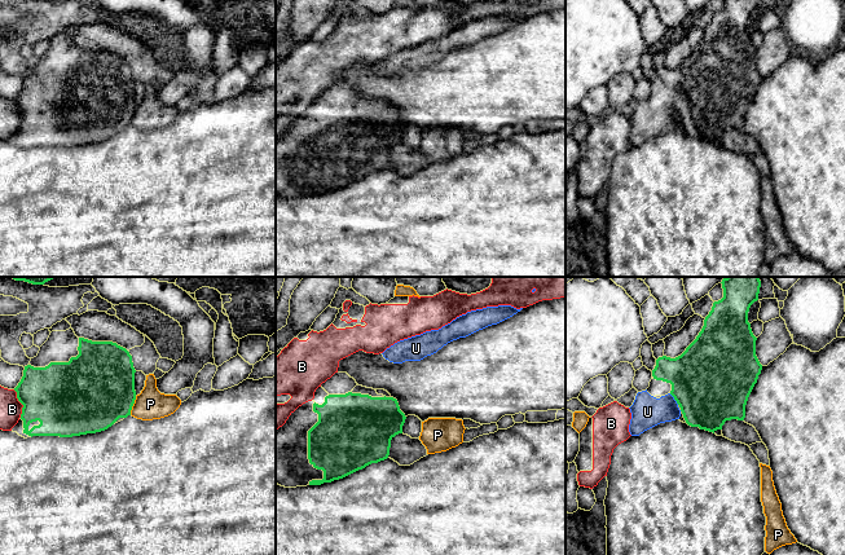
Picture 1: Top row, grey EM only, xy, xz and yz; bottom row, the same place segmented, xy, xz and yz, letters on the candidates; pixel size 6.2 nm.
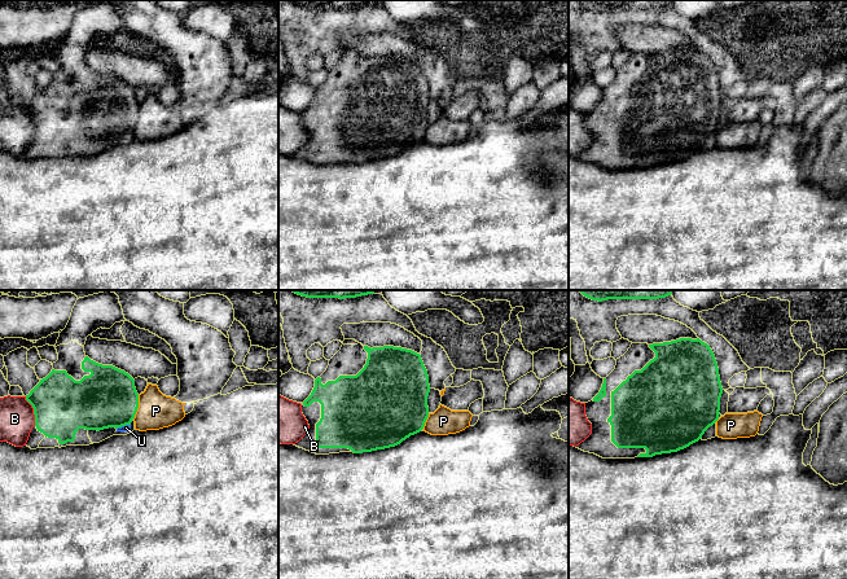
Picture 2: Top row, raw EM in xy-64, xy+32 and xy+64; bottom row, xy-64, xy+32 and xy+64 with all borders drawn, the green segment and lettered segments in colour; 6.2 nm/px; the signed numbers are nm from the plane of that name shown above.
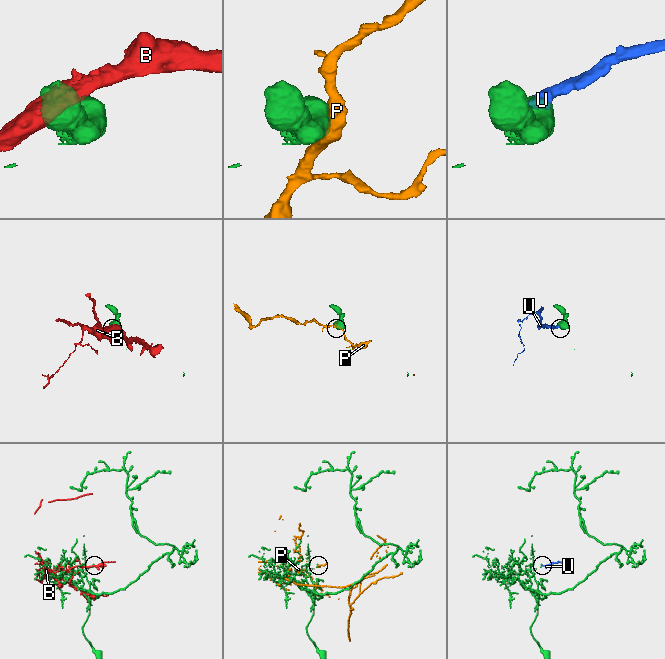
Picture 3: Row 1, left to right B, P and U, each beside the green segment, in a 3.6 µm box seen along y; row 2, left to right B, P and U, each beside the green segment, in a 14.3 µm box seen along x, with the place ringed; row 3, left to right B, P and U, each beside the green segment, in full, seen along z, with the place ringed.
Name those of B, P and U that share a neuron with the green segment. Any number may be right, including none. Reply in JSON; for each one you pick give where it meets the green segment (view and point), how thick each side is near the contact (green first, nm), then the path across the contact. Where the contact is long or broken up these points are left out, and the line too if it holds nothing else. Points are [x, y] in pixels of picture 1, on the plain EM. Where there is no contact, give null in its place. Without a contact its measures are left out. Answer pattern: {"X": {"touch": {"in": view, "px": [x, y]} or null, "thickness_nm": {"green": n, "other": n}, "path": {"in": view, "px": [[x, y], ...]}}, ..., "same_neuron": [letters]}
{"U": {"touch": {"in": "yz", "px": [674, 109]}, "thickness_nm": {"green": 500, "other": 200}, "path": {"in": "yz", "px": [[711, 92], [674, 109], [661, 120], [647, 122]]}}, "same_neuron": ["U"]}

